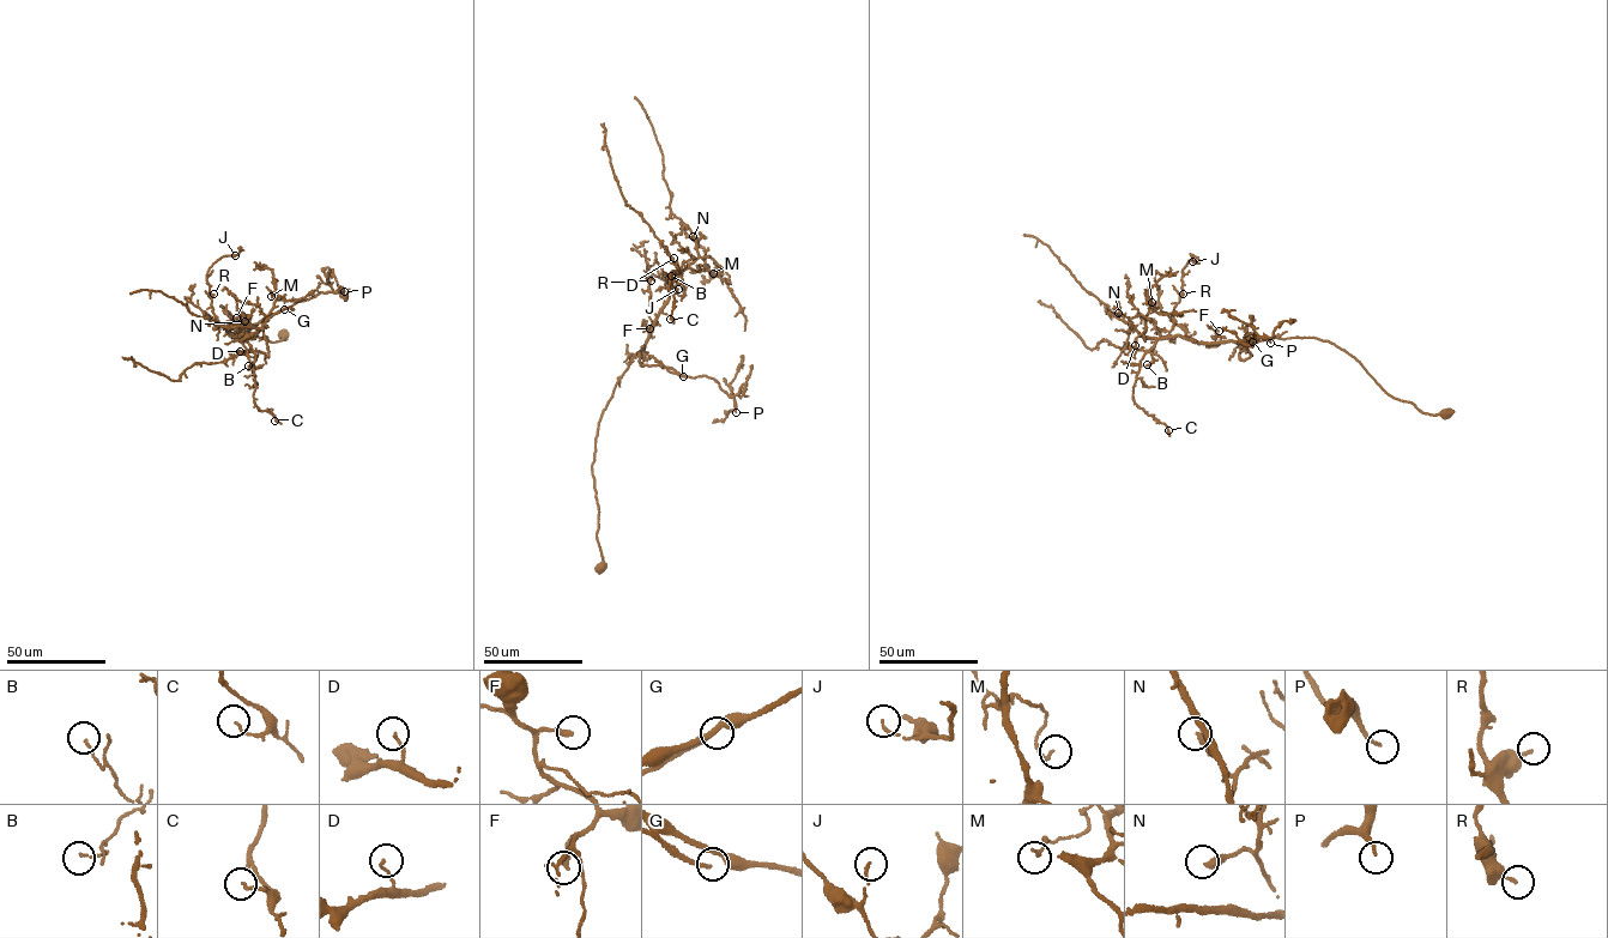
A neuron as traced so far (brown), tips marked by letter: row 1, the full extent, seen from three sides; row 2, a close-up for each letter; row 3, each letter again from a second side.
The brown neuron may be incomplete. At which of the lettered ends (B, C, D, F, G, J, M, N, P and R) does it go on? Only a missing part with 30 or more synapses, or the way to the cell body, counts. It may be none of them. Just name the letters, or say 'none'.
G, P

